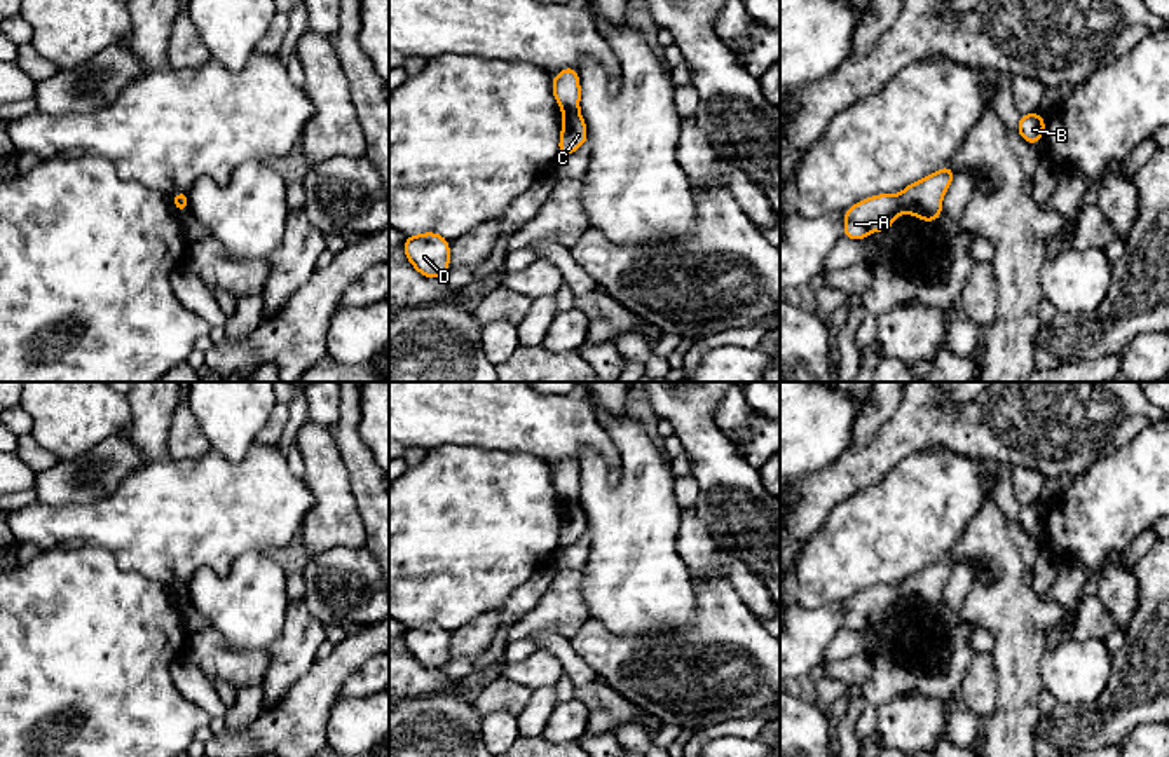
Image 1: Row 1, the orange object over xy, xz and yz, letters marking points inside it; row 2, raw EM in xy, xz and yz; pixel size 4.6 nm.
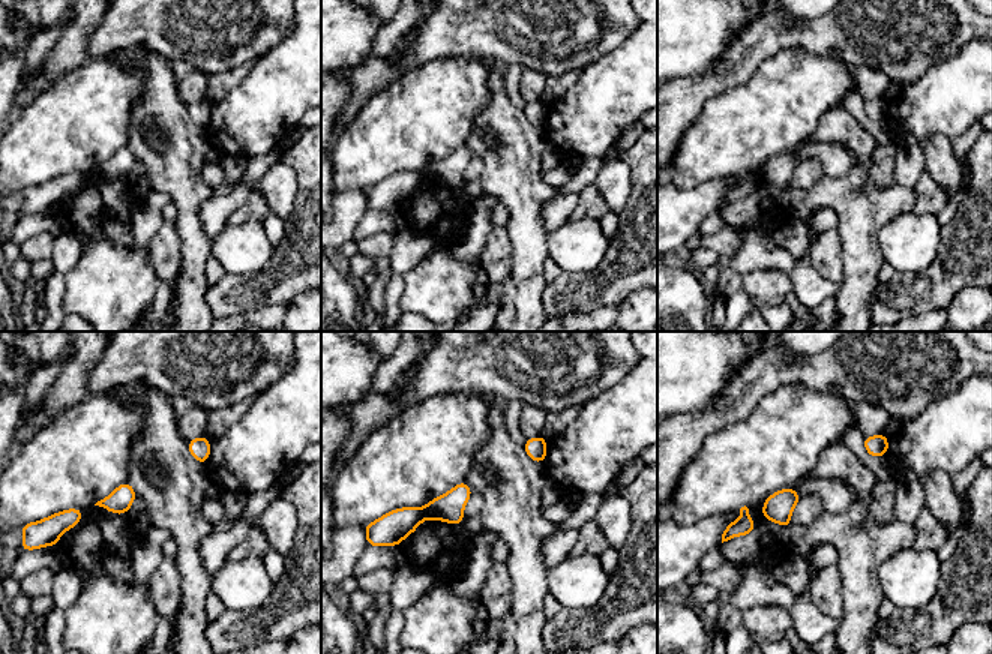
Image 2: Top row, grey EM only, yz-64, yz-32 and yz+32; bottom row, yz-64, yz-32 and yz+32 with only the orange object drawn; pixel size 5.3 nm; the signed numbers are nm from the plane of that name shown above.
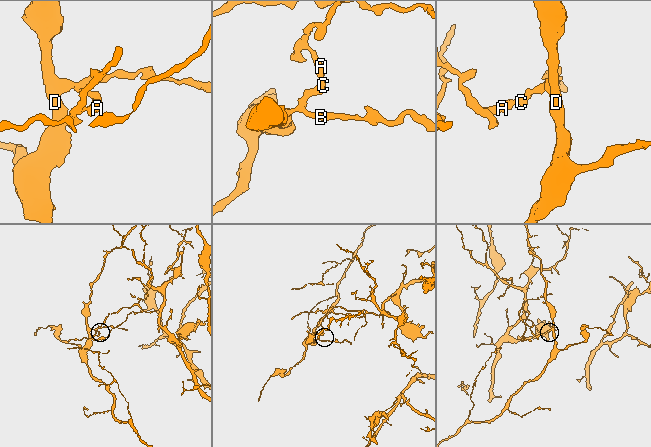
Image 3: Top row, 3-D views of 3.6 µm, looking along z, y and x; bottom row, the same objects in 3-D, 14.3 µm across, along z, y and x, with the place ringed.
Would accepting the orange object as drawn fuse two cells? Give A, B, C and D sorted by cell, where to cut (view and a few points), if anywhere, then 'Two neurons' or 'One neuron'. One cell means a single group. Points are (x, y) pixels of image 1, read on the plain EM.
Groups: A / B C D. Split along yz (895, 586), (901, 602). Two neurons

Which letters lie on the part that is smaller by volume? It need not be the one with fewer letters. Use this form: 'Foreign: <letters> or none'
Foreign: B, C, D

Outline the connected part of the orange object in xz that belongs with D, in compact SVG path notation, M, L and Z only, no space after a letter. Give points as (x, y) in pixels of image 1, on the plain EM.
M436 623L405 628L403 640L414 659L426 668L440 670L450 659L450 633Z

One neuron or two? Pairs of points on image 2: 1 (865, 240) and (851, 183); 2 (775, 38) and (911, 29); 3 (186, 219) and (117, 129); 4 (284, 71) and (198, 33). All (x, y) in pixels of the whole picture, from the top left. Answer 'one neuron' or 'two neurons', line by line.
1: one neuron
2: one neuron
3: two neurons
4: two neurons

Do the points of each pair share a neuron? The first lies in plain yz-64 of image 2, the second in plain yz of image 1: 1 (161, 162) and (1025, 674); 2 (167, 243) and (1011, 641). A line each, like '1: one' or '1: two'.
1: one
2: two

